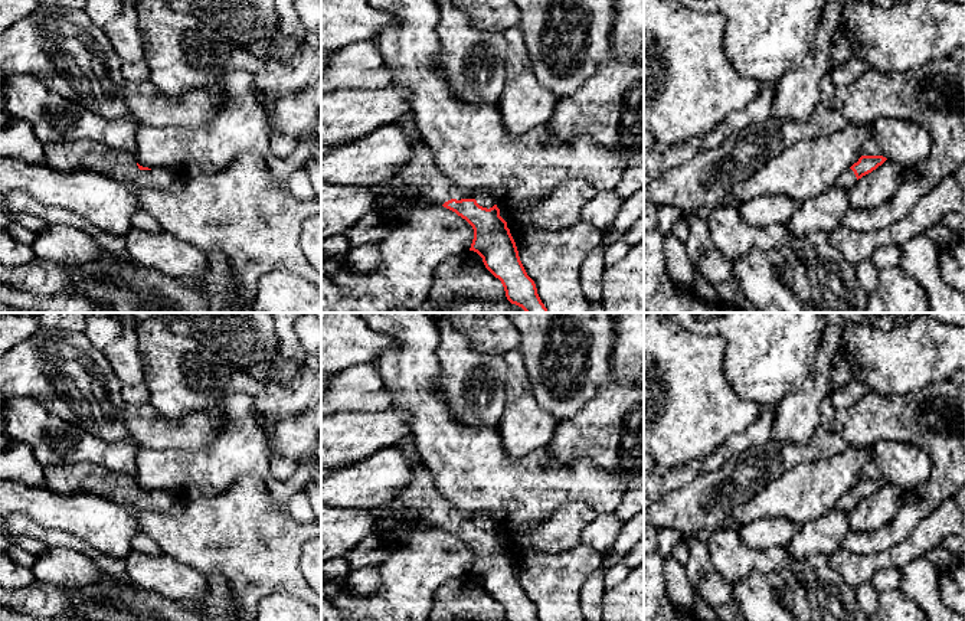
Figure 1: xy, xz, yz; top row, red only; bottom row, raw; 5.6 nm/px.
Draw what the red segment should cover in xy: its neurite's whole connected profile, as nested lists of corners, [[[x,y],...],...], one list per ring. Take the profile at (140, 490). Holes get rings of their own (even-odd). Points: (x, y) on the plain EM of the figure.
[[[91,463],[46,465],[43,473],[45,487],[52,491],[99,494],[134,511],[169,511],[176,503],[167,491],[143,490],[133,475],[118,474]]]

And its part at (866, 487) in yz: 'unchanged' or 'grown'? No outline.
grown

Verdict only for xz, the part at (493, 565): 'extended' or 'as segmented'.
extended

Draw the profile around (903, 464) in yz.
[[[879,441],[870,447],[870,460],[863,478],[883,478],[906,493],[926,484],[933,471],[930,455],[917,445],[900,441]]]

